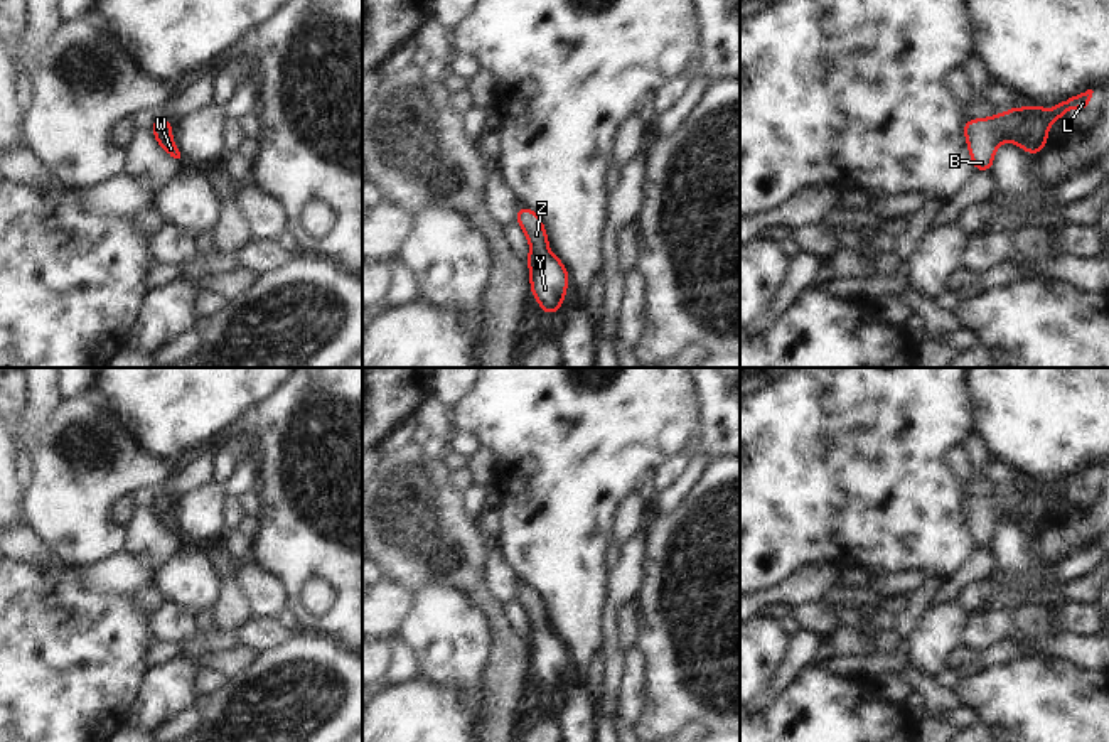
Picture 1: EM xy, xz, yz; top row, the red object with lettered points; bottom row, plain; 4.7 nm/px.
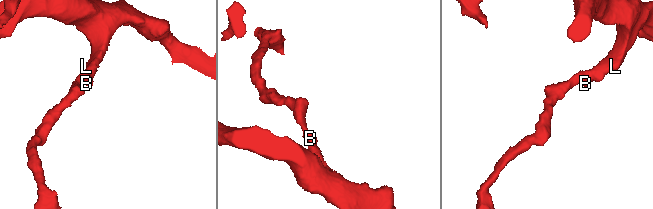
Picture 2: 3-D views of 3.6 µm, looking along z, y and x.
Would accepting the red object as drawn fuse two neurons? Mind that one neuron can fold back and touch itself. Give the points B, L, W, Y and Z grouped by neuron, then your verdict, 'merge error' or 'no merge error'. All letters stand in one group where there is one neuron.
B L W Y Z | no merge error

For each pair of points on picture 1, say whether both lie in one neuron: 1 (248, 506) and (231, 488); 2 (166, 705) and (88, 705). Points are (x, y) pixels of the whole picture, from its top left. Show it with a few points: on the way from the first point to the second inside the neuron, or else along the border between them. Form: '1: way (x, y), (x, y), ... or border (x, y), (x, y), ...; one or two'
1: border (253, 489), (246, 489), (238, 498); two
2: border (137, 692), (125, 714); two

